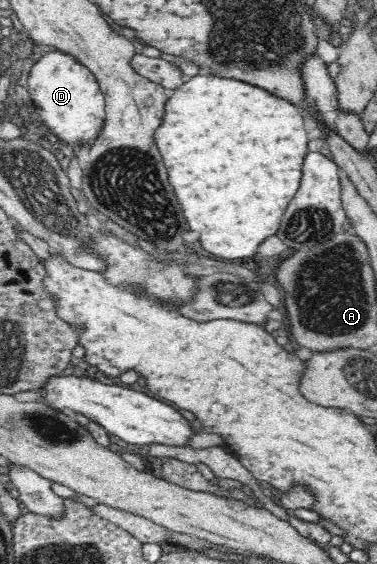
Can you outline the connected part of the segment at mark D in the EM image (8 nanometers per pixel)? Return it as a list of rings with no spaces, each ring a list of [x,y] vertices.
[[[55,50],[42,56],[33,66],[25,93],[33,103],[39,121],[61,142],[71,146],[93,146],[105,126],[106,103],[98,82],[89,69]]]

